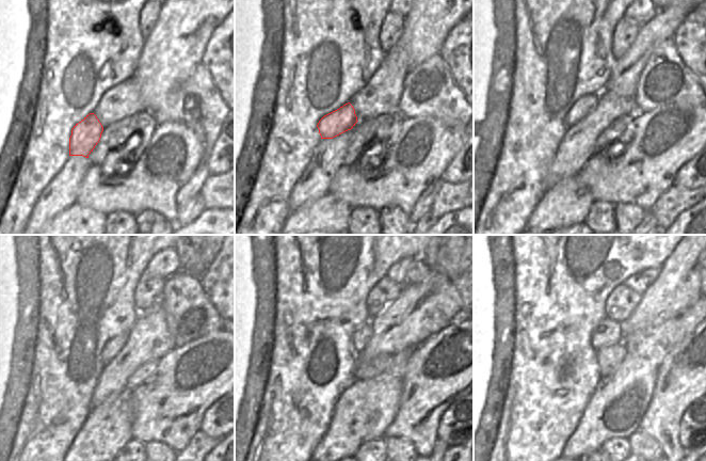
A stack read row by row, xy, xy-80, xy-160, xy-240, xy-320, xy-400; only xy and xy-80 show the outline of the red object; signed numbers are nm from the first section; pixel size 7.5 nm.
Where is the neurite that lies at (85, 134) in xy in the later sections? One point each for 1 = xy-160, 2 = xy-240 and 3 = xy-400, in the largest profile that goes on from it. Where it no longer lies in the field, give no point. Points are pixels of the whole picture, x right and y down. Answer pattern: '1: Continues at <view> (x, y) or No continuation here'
1: Continues at xy-160 (584, 106)
2: Continues at xy-240 (112, 347)
3: Continues at xy-400 (608, 332)

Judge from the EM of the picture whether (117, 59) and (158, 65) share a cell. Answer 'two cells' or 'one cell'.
two cells

